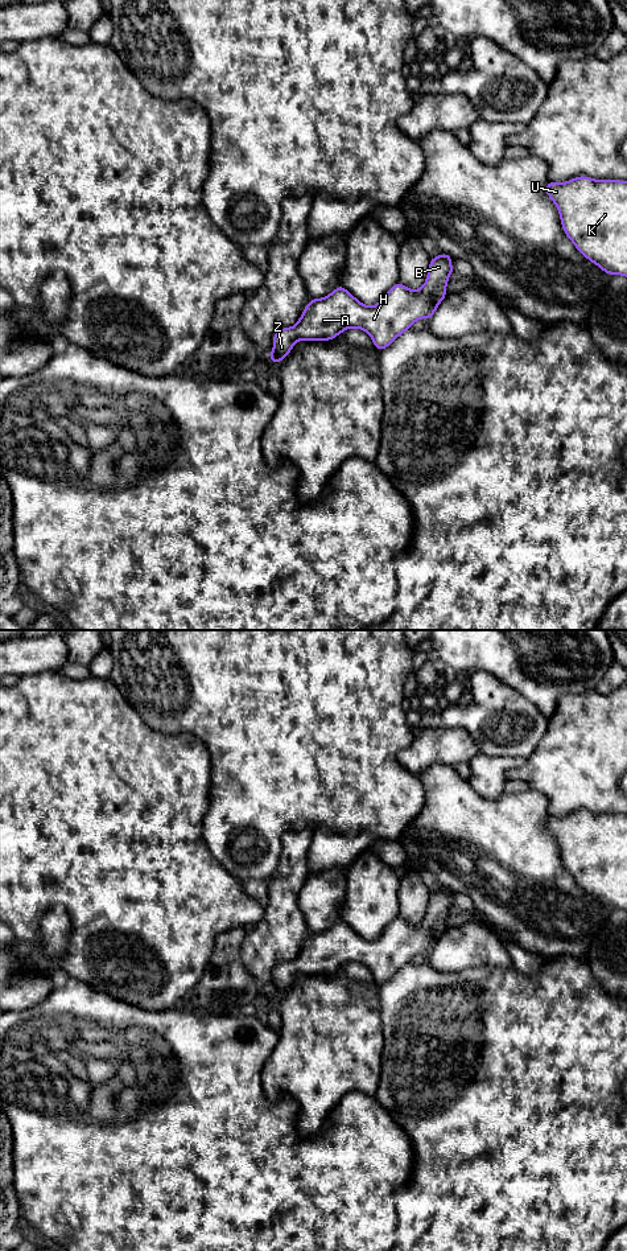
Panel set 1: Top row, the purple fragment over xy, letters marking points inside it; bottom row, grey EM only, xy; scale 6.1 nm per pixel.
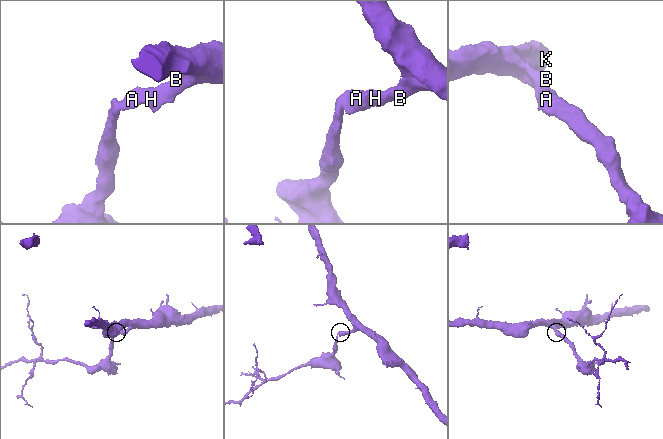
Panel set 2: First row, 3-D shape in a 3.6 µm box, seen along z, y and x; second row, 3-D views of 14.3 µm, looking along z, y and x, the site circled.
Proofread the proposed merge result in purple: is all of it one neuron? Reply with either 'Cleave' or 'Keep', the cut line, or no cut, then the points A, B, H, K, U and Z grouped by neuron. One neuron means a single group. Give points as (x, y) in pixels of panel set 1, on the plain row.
Keep. No split. Groups: A B H K U Z

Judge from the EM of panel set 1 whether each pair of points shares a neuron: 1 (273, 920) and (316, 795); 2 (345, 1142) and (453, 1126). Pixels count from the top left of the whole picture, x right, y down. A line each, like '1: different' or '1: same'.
1: different
2: different

